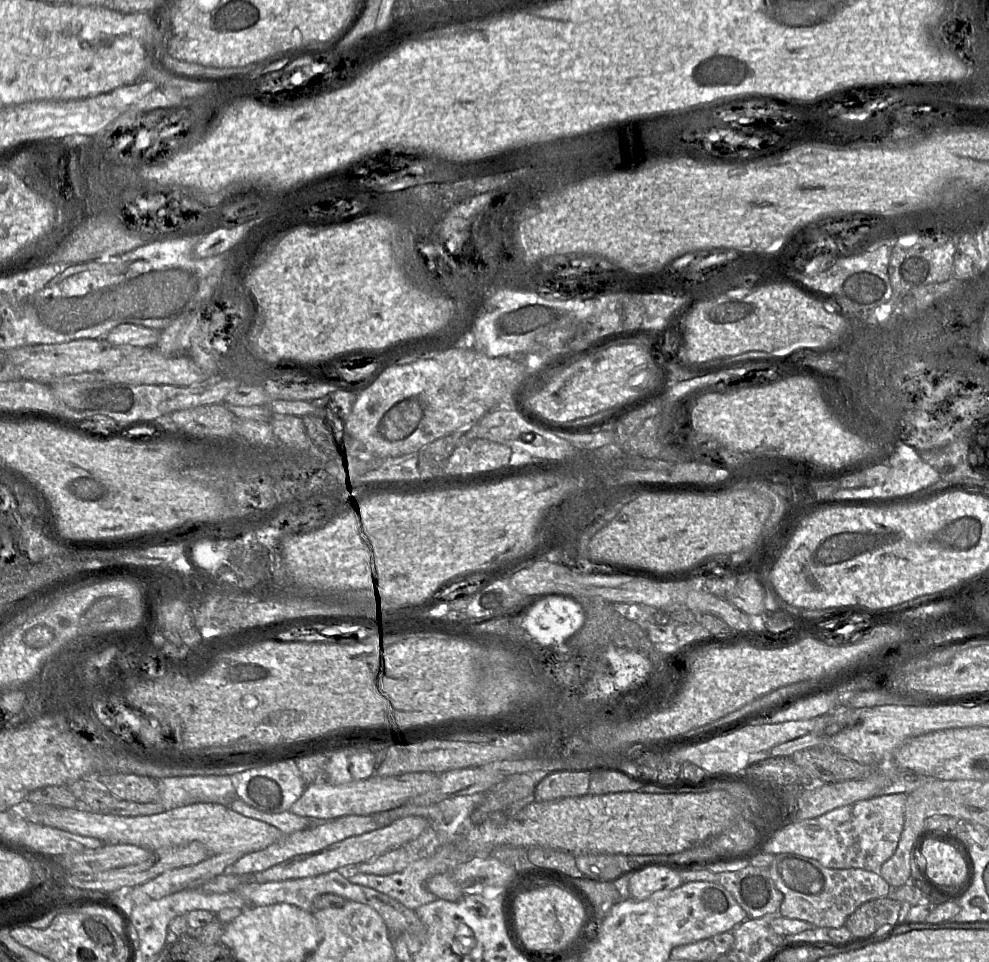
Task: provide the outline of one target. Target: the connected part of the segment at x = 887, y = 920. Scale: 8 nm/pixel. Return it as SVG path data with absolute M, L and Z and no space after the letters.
M891 897L870 900L859 906L846 920L845 926L856 942L873 935L884 935L899 922L901 903Z

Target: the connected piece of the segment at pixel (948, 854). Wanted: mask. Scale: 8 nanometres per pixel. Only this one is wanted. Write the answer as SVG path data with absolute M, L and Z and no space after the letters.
M927 839L921 847L927 875L942 886L962 888L968 880L967 865L950 845Z

